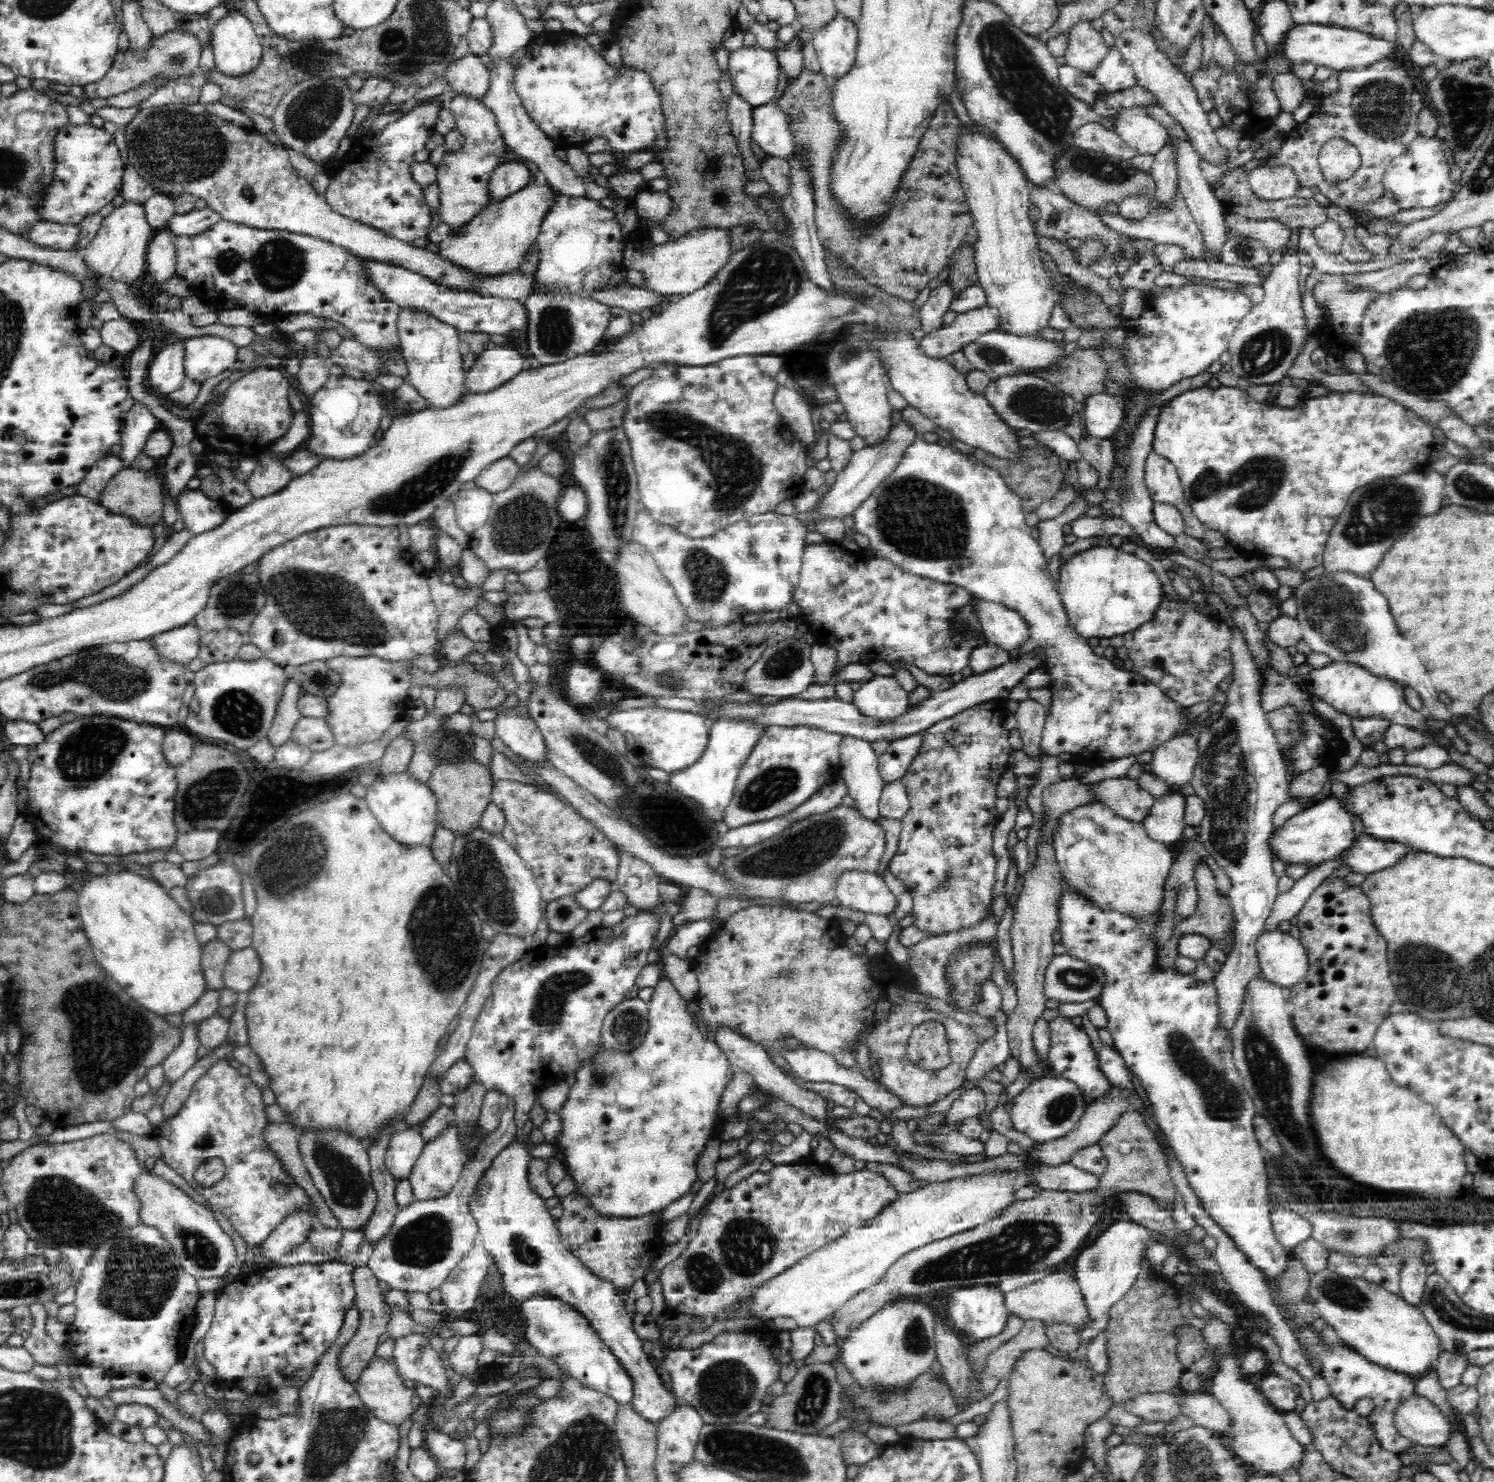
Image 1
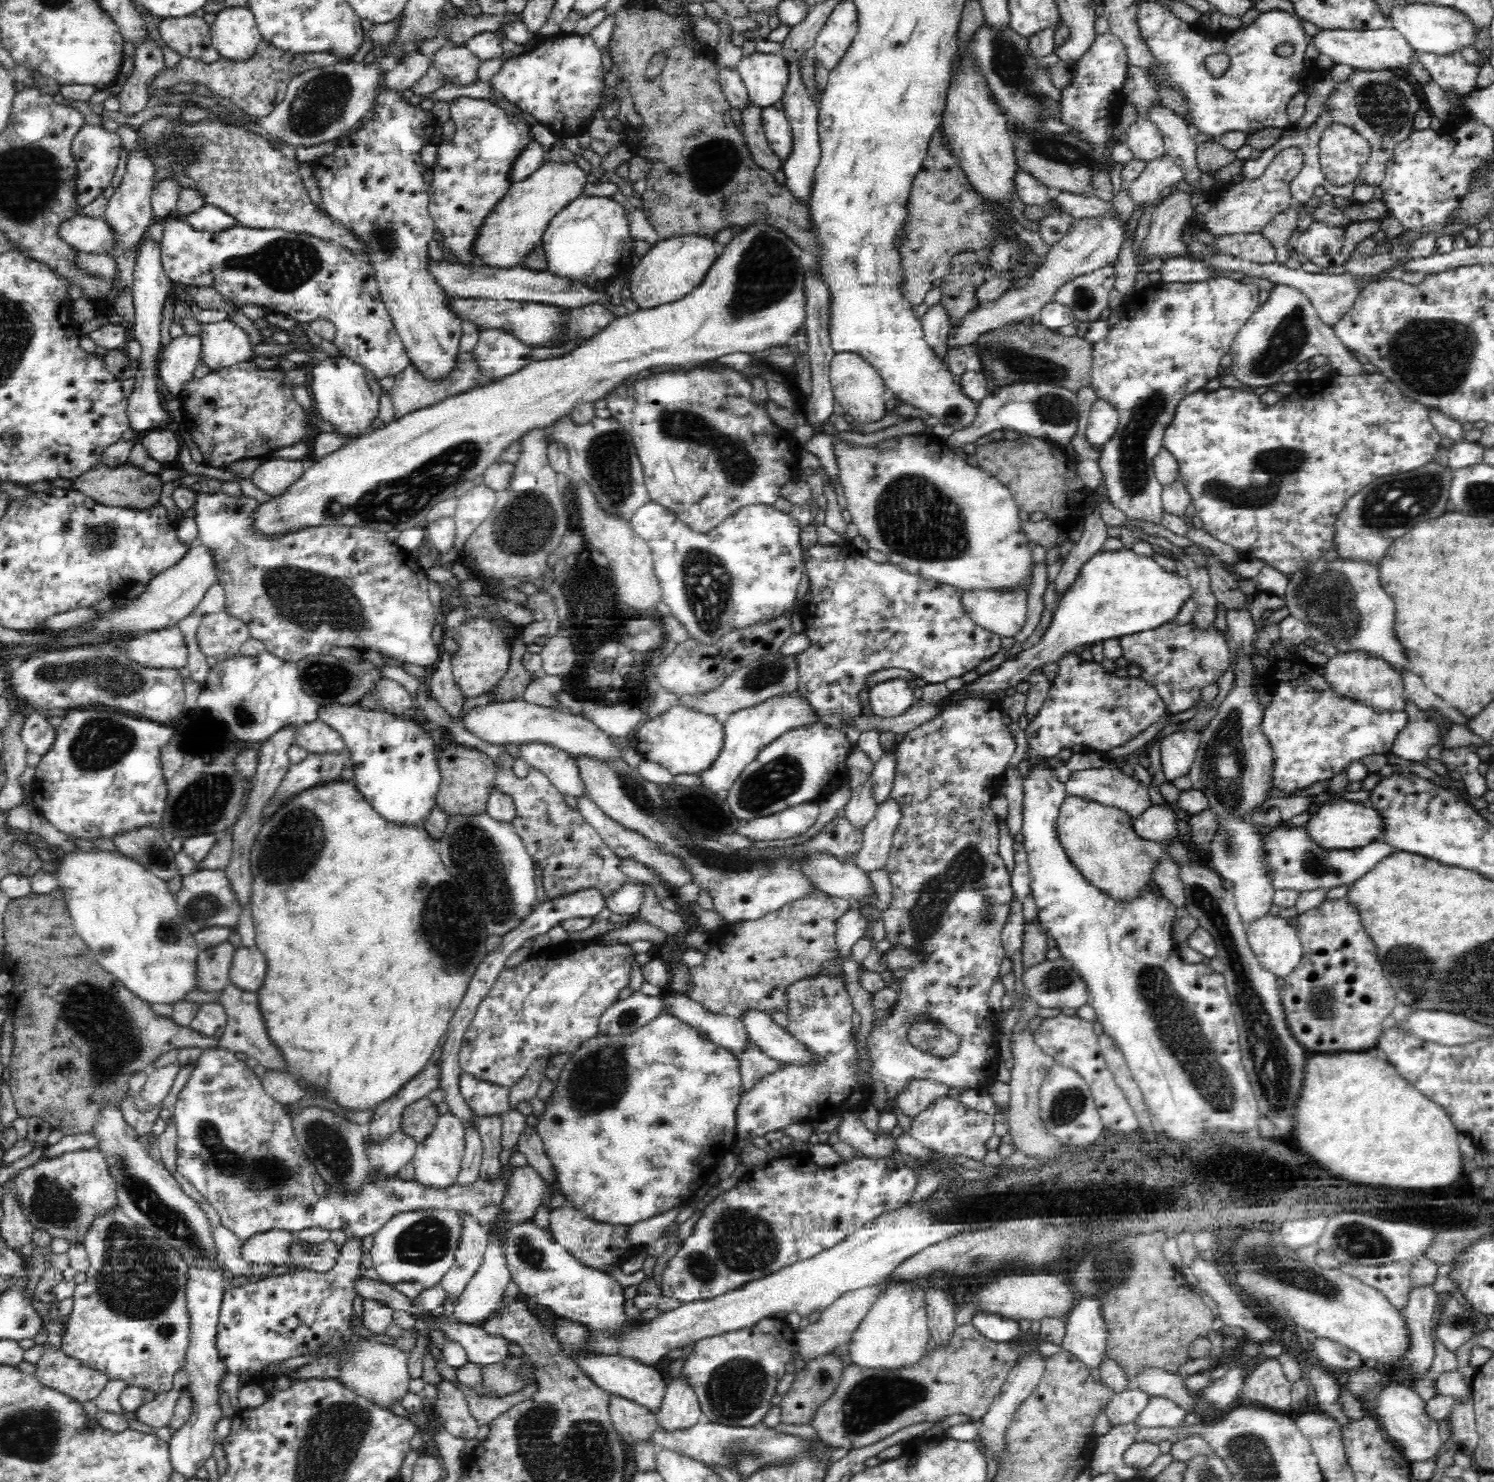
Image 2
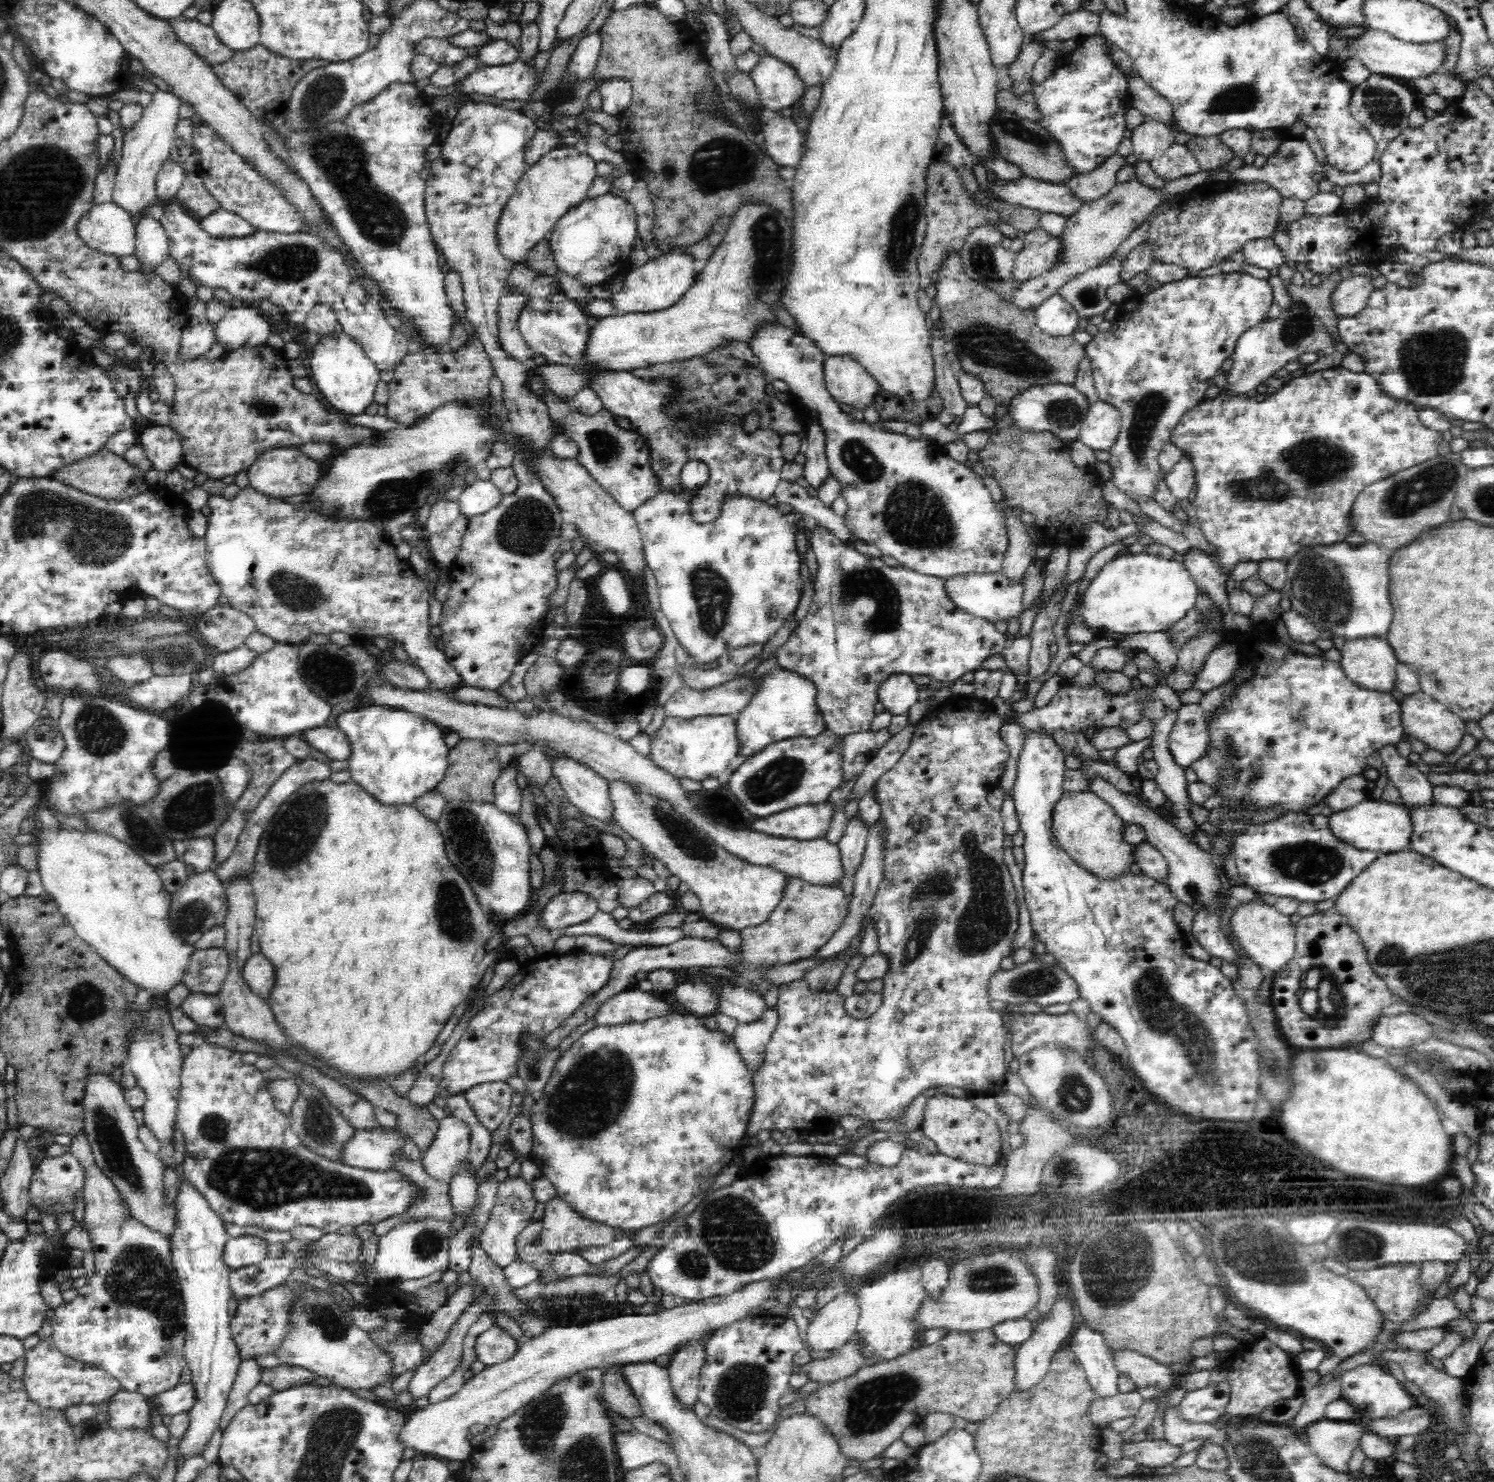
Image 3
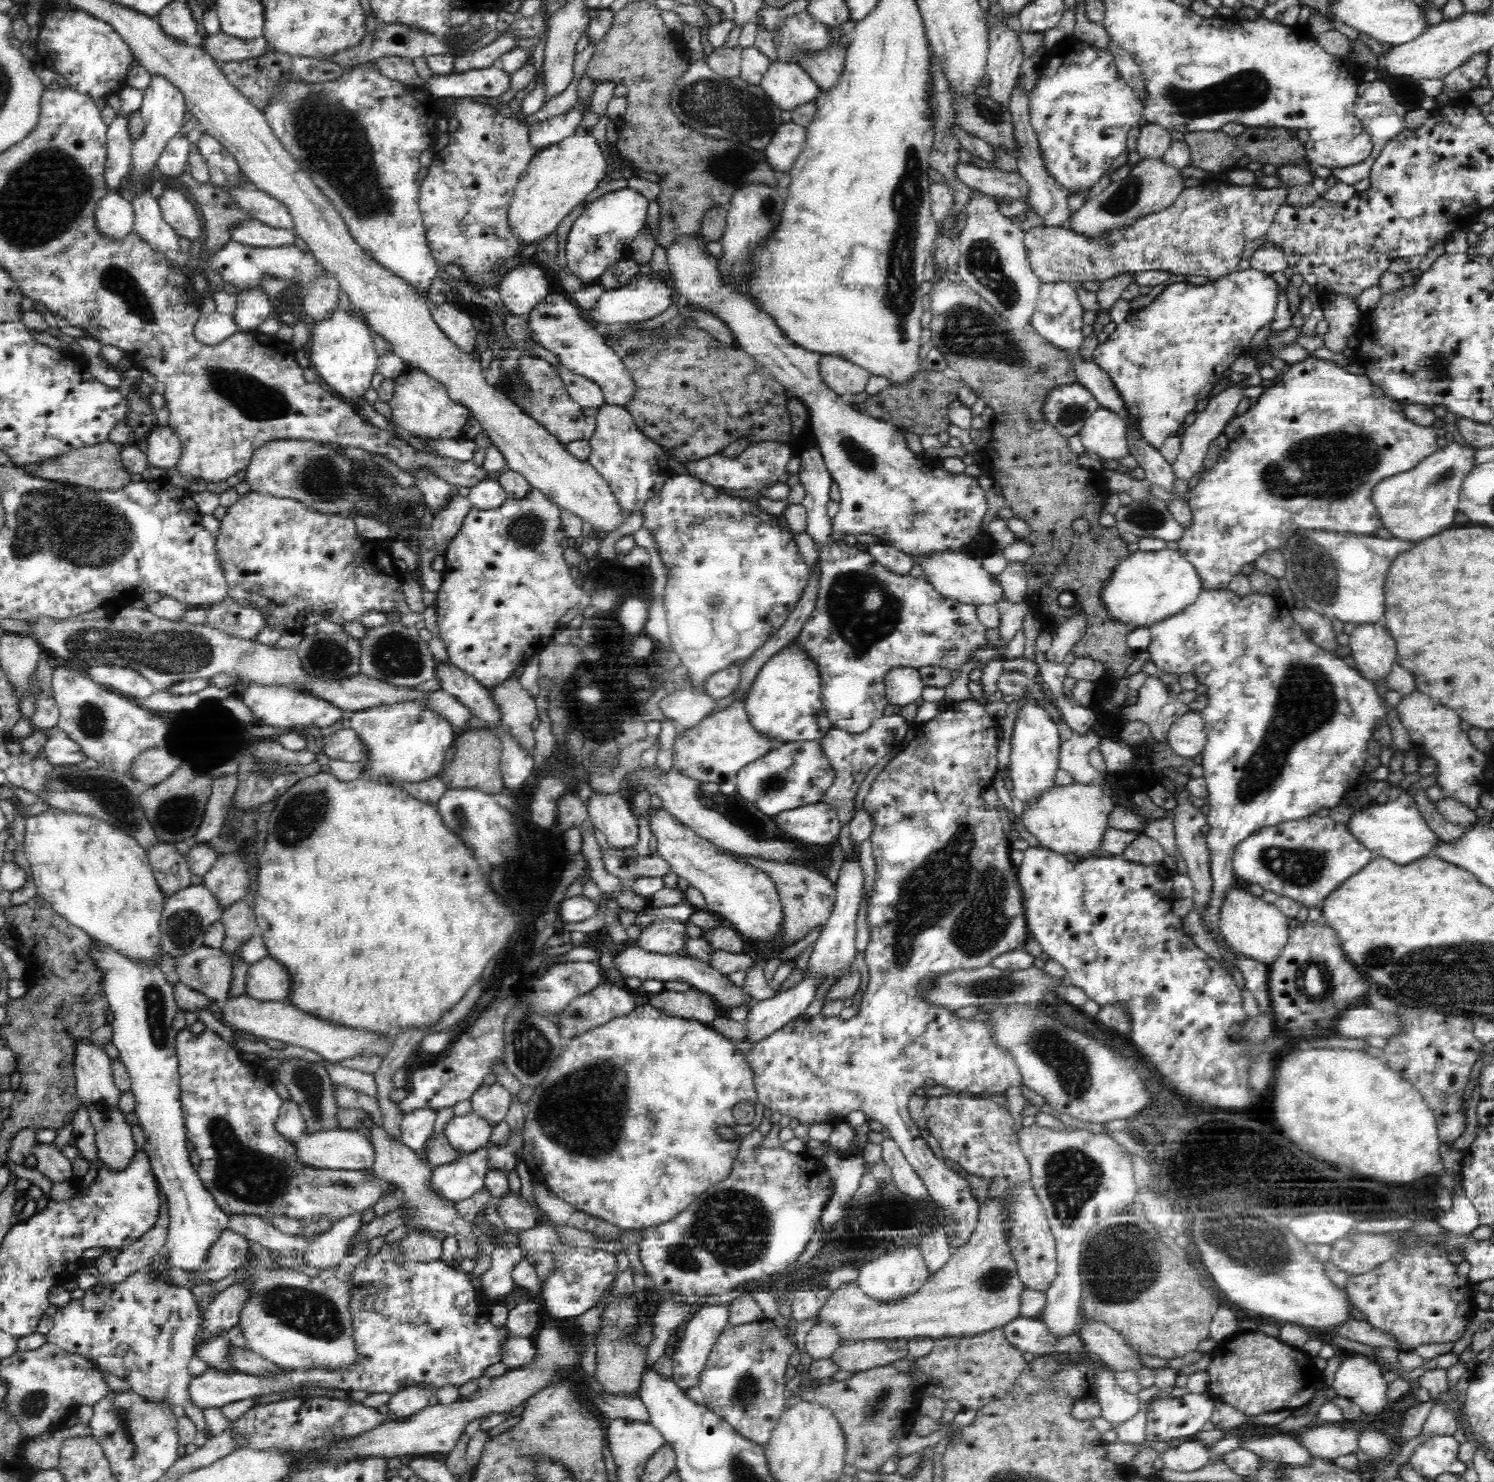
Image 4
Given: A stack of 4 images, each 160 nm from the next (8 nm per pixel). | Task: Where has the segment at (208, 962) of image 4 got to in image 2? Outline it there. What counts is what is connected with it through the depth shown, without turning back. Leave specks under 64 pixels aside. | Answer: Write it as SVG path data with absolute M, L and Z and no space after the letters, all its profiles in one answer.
M228 941L200 950L197 956L197 989L202 992L216 992L229 983L229 968L235 949Z

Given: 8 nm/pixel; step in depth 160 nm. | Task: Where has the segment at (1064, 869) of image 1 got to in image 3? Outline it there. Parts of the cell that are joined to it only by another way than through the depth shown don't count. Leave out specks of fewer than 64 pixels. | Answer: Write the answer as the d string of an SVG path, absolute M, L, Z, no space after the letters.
M1064 791L1054 806L1051 818L1057 843L1081 868L1100 879L1118 879L1130 872L1135 862L1135 850L1139 844L1128 844L1124 838L1126 823L1116 811L1092 791Z

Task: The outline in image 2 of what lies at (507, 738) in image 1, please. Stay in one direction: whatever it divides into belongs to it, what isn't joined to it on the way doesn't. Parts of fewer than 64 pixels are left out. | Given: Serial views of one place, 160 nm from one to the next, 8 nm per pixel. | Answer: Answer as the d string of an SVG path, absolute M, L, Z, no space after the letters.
M526 742L518 748L520 758L526 760L530 767L542 771L562 794L575 797L586 795L577 763L565 750L543 742Z

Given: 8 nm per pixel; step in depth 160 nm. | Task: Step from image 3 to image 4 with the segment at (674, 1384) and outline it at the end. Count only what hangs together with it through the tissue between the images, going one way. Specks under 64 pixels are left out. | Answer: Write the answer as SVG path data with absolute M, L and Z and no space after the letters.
M705 1305L684 1326L684 1335L681 1337L678 1350L669 1354L672 1359L673 1382L685 1393L699 1384L700 1376L713 1350L715 1340L727 1325L729 1308L726 1305Z

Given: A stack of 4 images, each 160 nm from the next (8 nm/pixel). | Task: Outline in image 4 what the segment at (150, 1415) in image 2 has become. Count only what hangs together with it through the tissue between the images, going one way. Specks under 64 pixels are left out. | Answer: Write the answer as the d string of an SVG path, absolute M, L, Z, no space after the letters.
M385 1244L376 1258L361 1260L358 1268L350 1278L351 1301L348 1308L351 1312L351 1324L354 1329L355 1350L358 1358L354 1364L348 1364L339 1371L326 1371L322 1368L311 1370L284 1370L266 1378L248 1375L236 1370L232 1372L206 1369L189 1383L190 1401L202 1412L206 1408L222 1408L230 1402L238 1402L252 1396L264 1397L278 1393L301 1384L318 1385L332 1390L358 1391L373 1393L396 1393L408 1386L419 1383L430 1383L432 1388L440 1386L460 1387L470 1378L484 1372L484 1368L501 1362L504 1358L504 1342L509 1330L506 1327L495 1327L488 1322L486 1306L476 1304L476 1288L470 1277L455 1266L450 1268L445 1261L438 1259L430 1263L406 1263L404 1255L399 1259L394 1246Z

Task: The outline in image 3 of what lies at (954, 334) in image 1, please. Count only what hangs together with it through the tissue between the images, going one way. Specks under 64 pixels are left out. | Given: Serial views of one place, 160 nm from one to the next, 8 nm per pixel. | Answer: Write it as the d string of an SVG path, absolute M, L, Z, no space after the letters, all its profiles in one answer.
M1138 180L1128 184L1116 183L1102 198L1094 199L1077 212L1067 217L1066 226L1059 237L1062 248L1060 260L1052 269L1036 278L1021 283L1014 292L1010 303L1020 310L1036 310L1048 297L1054 296L1063 284L1072 281L1076 275L1106 262L1121 242L1140 224L1136 214L1144 214L1144 218L1152 209L1161 205L1168 196L1162 196L1158 190L1142 186Z

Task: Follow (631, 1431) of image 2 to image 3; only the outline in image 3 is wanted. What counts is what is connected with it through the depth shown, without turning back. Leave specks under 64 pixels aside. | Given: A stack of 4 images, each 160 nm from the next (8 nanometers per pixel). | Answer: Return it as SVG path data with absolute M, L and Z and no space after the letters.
M620 1364L604 1369L603 1394L603 1402L610 1414L619 1415L622 1419L628 1419L631 1422L644 1416L633 1391L621 1375Z

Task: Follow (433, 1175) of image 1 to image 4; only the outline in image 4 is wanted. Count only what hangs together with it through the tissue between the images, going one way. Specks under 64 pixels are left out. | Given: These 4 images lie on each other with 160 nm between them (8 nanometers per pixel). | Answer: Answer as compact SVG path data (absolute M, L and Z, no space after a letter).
M471 1110L470 1114L455 1116L448 1120L443 1135L455 1152L464 1155L489 1145L492 1128L486 1119L478 1117Z

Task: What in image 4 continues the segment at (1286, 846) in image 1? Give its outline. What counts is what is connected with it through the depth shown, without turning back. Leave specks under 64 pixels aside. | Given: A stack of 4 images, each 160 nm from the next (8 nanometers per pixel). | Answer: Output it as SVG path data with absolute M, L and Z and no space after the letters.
M1406 790L1395 800L1372 801L1366 806L1353 810L1349 820L1344 823L1368 850L1377 851L1380 857L1406 865L1432 854L1438 844L1437 835L1430 830L1429 823L1422 818L1416 803L1408 797Z

